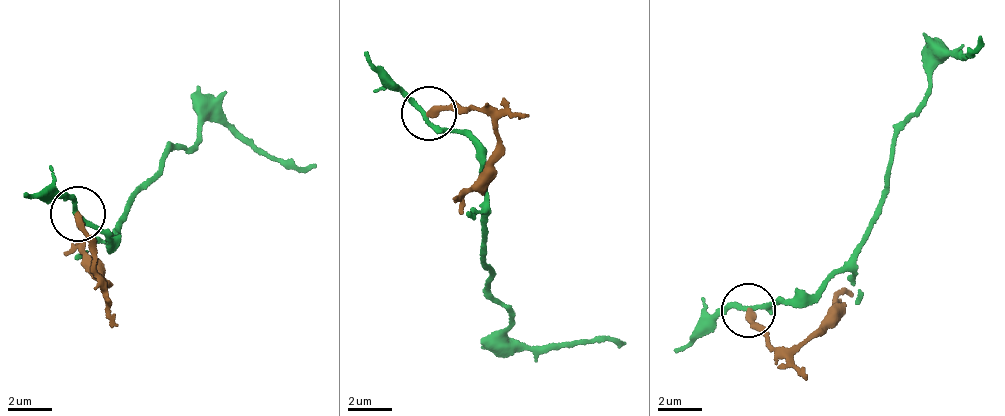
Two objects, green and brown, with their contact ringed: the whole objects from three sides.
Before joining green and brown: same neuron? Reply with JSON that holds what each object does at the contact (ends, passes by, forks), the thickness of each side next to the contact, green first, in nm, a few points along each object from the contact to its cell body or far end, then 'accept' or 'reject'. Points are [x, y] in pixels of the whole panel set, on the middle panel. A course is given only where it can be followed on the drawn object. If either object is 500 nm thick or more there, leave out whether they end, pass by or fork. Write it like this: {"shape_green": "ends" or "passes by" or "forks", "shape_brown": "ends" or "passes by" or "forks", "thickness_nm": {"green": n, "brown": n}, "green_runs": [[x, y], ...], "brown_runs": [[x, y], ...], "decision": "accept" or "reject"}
{"shape_green": "passes by", "shape_brown": "ends", "thickness_nm": {"green": 200, "brown": 320}, "green_runs": [[425, 110], [476, 149], [484, 208], [478, 256], [509, 321], [508, 343], [537, 350], [601, 339], [622, 343]], "brown_runs": [[430, 112], [453, 102], [494, 122], [499, 139], [464, 193], [463, 213]], "decision": "reject"}

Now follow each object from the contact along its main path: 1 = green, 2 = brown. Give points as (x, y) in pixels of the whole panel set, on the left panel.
1: (75, 213), (107, 244), (127, 196), (168, 150), (194, 142), (206, 119), (235, 127), (289, 163), (315, 162)
2: (80, 214), (105, 284), (110, 281), (79, 245)

